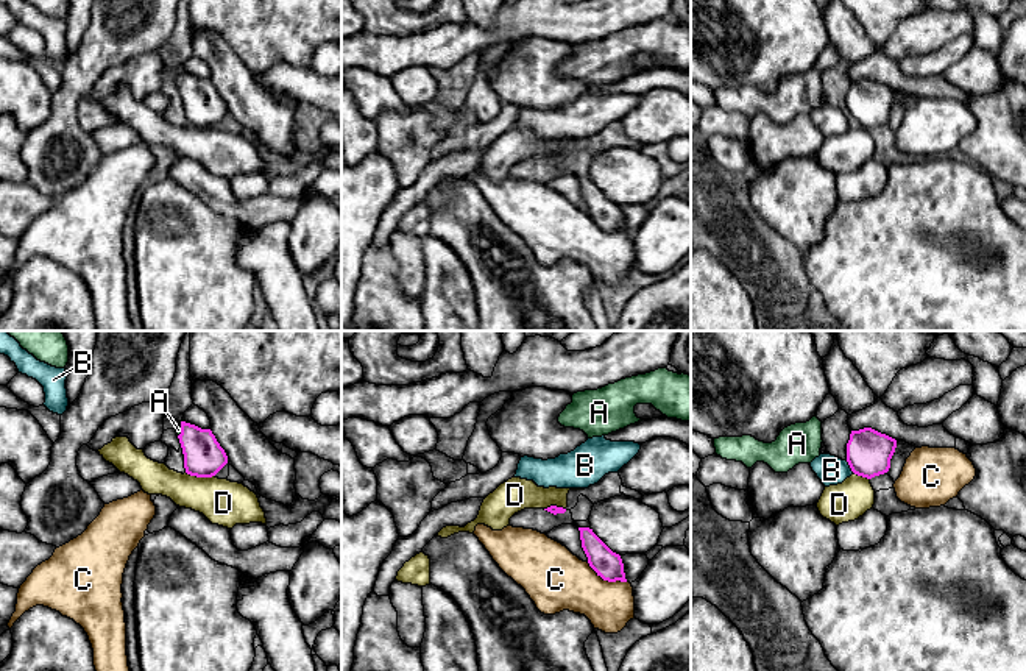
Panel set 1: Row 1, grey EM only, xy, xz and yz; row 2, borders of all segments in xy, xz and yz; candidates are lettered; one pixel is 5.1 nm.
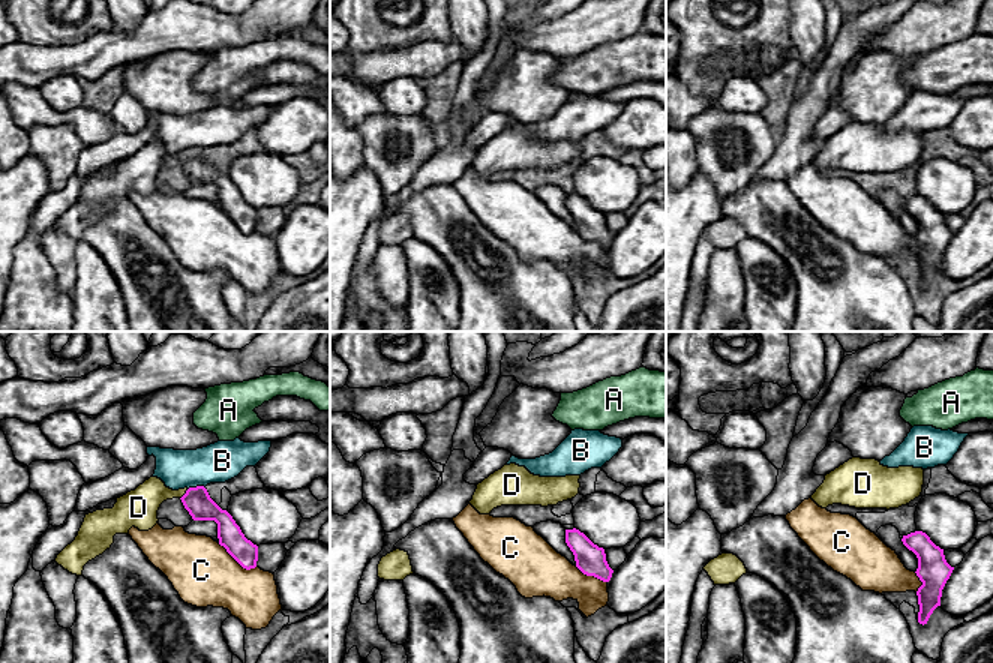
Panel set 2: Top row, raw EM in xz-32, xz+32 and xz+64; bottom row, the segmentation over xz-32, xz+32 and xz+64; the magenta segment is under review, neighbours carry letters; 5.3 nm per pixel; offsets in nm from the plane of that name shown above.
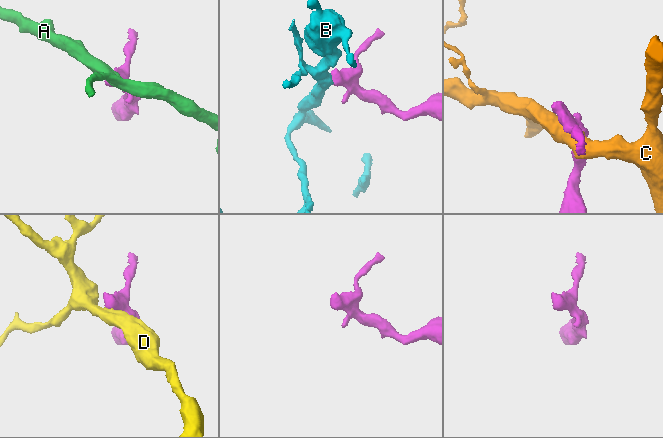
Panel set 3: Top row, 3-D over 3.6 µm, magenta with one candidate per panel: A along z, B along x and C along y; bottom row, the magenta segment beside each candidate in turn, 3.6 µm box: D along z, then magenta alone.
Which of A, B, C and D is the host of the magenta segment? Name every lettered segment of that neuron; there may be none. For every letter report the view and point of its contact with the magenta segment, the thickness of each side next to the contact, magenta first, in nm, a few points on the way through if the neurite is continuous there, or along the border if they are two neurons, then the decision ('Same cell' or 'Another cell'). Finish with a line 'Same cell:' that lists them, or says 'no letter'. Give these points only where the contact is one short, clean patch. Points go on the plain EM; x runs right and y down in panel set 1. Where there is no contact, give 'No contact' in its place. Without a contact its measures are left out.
A: Touches magenta at xy (181, 80). Thickness 200 nm (magenta) against 30 nm. Path across: xy (203, 106), (201, 100), (181, 80), (178, 80). Same cell
B: Touches magenta at yz (850, 117). Thickness 240 nm (magenta) against 150 nm. Boundary: yz (845, 111), (853, 122). Another cell
C: Touches magenta at xz (607, 230). Thickness 150 nm (magenta) against 300 nm. Another cell
D: Touches magenta at xy (200, 127). Thickness 200 nm (magenta) against 240 nm. Boundary: xy (186, 122), (195, 127), (214, 127). Another cell
Same cell: A

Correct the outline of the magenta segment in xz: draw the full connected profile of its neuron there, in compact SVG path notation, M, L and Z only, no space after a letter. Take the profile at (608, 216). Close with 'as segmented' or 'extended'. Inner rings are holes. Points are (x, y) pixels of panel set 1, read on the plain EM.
M578 178L582 198L589 217L608 233L627 233L624 214L619 204L613 203L589 178Z; as segmented

